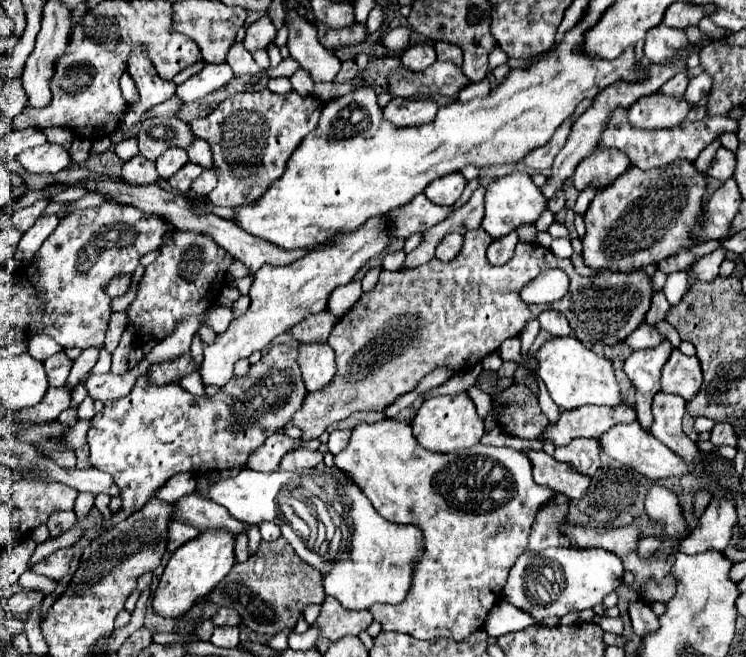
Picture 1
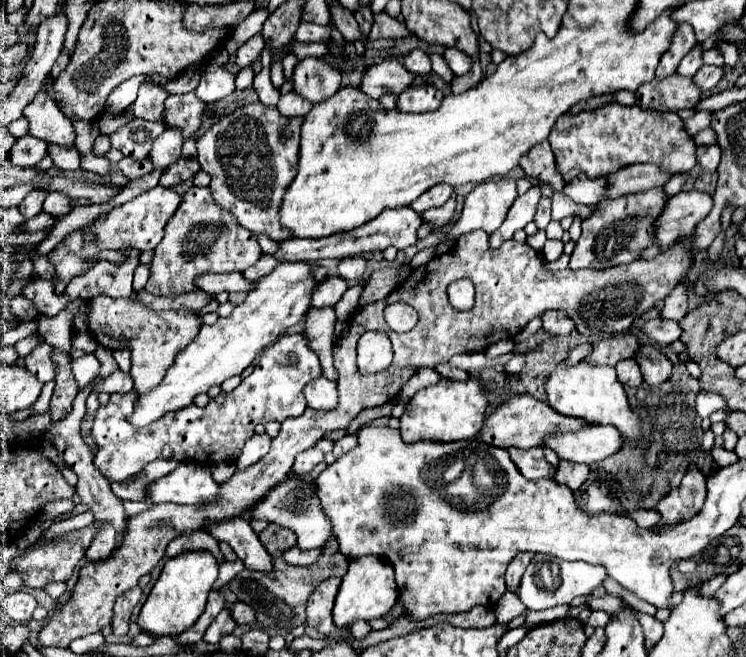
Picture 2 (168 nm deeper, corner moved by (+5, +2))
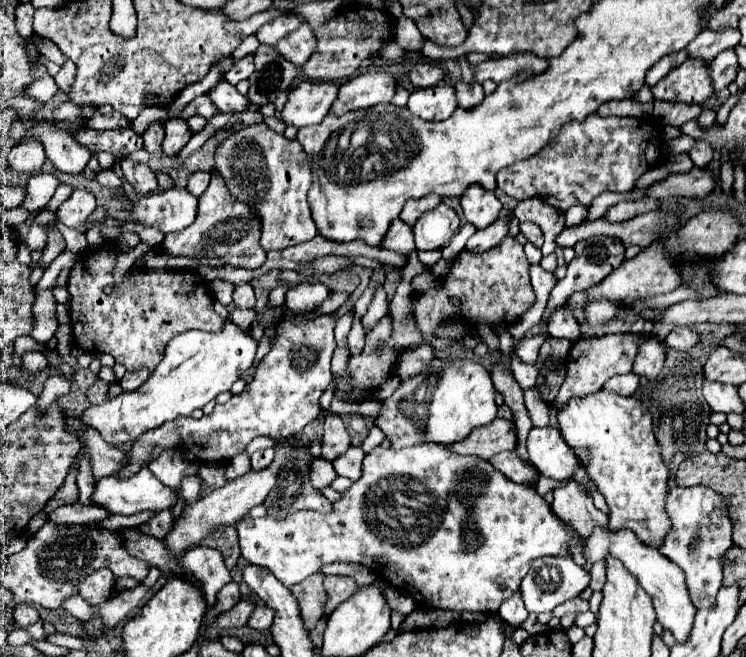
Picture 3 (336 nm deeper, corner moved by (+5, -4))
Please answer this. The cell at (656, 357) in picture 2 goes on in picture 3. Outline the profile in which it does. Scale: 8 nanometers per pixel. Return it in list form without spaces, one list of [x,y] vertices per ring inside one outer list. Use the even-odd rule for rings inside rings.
[[[647,340],[639,346],[639,352],[633,362],[633,372],[637,376],[645,376],[647,380],[655,380],[665,362],[665,348],[659,340]]]

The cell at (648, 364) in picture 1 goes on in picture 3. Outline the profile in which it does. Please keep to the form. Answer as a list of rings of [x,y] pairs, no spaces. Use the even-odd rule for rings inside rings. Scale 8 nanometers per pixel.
[[[633,372],[619,374],[619,376],[613,376],[611,380],[607,380],[603,388],[611,390],[611,392],[617,392],[621,396],[633,396],[635,390],[639,388],[639,376],[633,374]]]

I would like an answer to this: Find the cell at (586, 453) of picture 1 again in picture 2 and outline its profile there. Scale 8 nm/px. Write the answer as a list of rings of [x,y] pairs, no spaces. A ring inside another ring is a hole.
[[[559,462],[557,474],[555,474],[555,482],[557,484],[565,484],[571,488],[571,492],[579,492],[583,482],[589,476],[589,466],[581,466],[581,464],[573,464],[573,462]]]

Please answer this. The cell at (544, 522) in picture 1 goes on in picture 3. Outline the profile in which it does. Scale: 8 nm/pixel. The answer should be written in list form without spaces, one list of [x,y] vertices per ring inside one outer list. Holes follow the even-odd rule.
[[[517,590],[511,598],[507,598],[507,600],[501,604],[499,614],[501,614],[501,618],[503,618],[507,624],[511,624],[511,626],[519,626],[519,624],[527,618],[527,610],[525,610],[525,606],[523,606],[523,602],[521,602],[521,590]]]

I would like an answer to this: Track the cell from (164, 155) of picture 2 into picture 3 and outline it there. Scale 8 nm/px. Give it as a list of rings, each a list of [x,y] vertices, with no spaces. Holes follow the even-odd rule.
[[[167,120],[165,122],[165,138],[161,144],[161,152],[165,156],[177,156],[179,150],[189,142],[191,132],[185,120]]]

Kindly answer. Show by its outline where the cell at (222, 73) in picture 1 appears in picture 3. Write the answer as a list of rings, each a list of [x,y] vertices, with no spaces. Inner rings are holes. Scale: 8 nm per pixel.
[[[227,80],[217,82],[211,90],[209,90],[209,98],[213,98],[213,104],[217,106],[217,110],[221,112],[229,112],[229,110],[245,110],[247,108],[247,98],[241,96],[237,92],[237,88],[233,84],[229,84]]]

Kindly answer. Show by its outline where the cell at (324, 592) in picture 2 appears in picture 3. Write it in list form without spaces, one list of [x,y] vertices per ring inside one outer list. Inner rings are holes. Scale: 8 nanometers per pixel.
[[[325,576],[323,586],[327,592],[323,618],[327,618],[335,610],[335,606],[339,606],[343,600],[347,600],[353,594],[353,590],[357,590],[355,580],[349,576]]]

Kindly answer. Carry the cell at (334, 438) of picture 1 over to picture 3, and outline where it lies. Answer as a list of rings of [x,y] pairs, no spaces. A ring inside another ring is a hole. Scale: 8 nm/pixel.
[[[349,446],[349,450],[345,454],[341,454],[341,458],[333,460],[333,466],[339,476],[345,476],[349,480],[357,480],[361,476],[363,456],[365,456],[365,452],[361,446]]]

